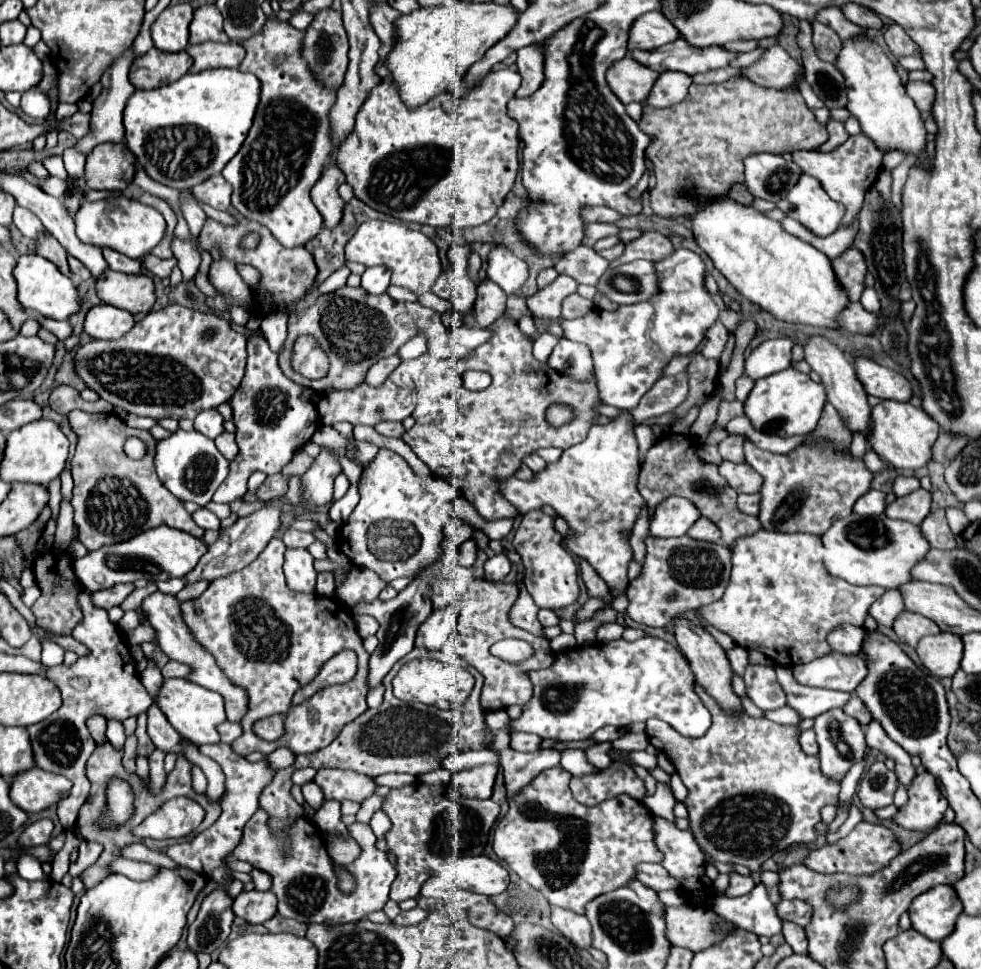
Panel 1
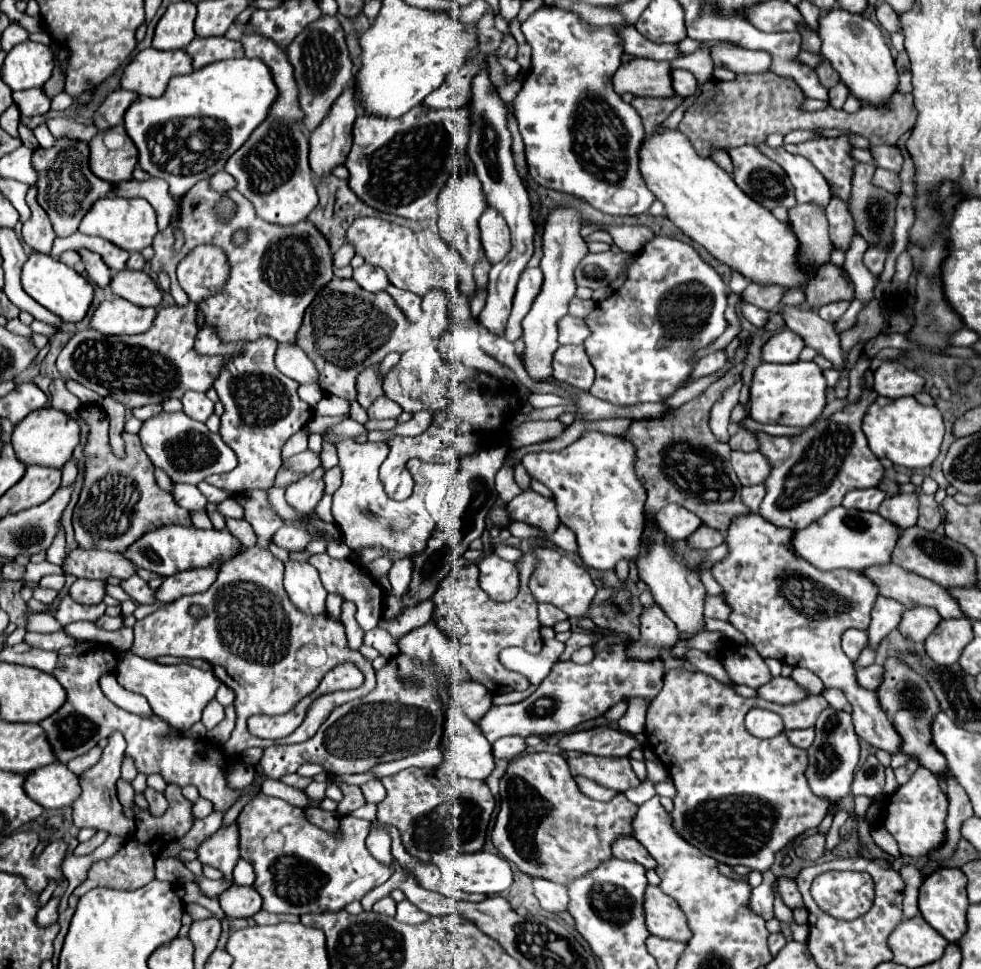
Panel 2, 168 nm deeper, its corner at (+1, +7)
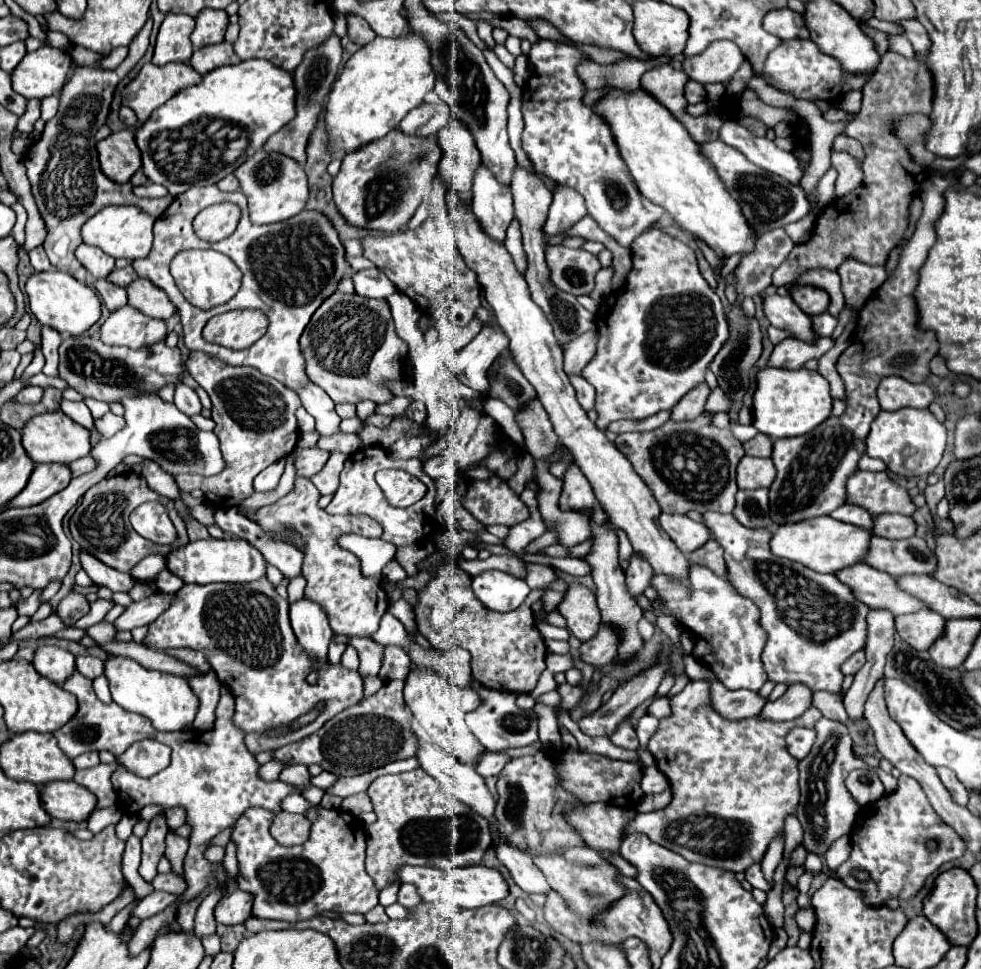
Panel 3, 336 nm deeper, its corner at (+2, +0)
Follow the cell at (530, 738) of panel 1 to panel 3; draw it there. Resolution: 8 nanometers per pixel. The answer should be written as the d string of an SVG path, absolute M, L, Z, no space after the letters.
M486 754L482 756L478 762L476 762L476 772L484 778L488 776L498 776L500 770L504 768L504 764L508 762L510 758L508 756L502 756L502 754Z

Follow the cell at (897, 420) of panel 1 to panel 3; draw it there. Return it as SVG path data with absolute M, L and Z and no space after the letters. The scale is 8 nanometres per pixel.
M900 408L896 412L882 410L872 422L872 430L866 438L866 454L882 460L888 470L898 476L922 476L932 474L942 460L946 448L946 428L932 416L930 410Z

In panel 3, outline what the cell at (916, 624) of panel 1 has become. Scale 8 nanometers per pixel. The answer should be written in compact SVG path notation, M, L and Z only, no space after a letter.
M928 608L914 614L896 616L896 630L904 642L916 650L928 650L944 632L944 618Z

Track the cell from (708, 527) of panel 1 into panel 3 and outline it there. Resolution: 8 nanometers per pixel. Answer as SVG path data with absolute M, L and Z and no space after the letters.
M710 540L704 544L704 548L692 552L686 556L690 562L696 562L696 564L704 564L708 566L710 570L714 570L714 574L720 574L720 576L726 576L726 562L724 562L724 556L722 556L722 546L716 544L716 540Z

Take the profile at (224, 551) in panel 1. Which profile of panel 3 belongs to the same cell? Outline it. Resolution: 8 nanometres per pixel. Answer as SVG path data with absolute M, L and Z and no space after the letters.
M154 592L152 596L130 604L124 610L124 614L114 620L114 628L120 632L120 630L134 630L138 626L148 626L168 608L170 600L172 600L172 594Z

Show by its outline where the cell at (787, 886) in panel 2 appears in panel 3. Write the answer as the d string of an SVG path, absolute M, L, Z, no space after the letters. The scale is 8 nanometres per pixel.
M808 908L808 910L798 910L796 922L798 922L798 926L800 926L804 932L812 932L812 928L814 928L814 924L816 924L814 912L812 912L810 908Z

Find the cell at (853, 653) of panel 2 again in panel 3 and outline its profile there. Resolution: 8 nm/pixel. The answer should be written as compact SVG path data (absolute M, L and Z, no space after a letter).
M858 650L856 654L852 654L852 656L840 666L840 672L842 672L844 676L854 676L854 674L864 666L864 662L866 662L864 650Z

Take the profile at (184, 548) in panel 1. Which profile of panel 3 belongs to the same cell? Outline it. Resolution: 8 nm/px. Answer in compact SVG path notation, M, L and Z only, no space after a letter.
M198 540L174 550L168 556L168 570L178 574L186 584L210 584L210 582L254 582L266 574L266 560L258 548L246 540Z

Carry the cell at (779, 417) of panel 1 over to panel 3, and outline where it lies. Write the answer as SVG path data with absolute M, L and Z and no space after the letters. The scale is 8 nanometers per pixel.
M764 368L758 372L758 388L754 392L754 426L778 440L788 436L800 436L822 424L832 412L832 398L828 380L812 370L784 370Z

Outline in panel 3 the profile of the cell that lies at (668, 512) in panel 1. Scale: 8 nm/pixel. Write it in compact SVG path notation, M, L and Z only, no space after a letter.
M662 514L660 526L682 554L690 554L710 540L710 530L684 514Z

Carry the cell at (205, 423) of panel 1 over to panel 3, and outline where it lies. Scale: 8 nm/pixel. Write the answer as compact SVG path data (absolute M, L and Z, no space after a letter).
M178 382L178 384L176 384L174 404L176 404L176 408L178 408L178 410L182 410L186 416L200 414L200 410L202 410L202 404L200 404L198 394L196 394L190 386L186 386L186 384L182 384L182 382Z

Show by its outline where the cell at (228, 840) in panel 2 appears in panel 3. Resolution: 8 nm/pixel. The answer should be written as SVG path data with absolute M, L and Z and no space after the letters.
M218 888L216 892L212 892L210 896L206 896L194 916L194 936L202 938L202 936L210 936L216 932L216 920L214 920L214 906L216 902L226 894L226 888Z

